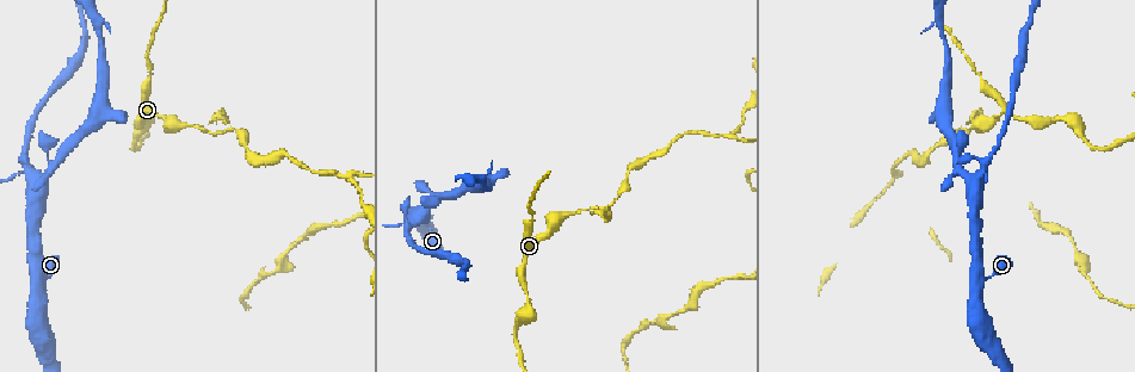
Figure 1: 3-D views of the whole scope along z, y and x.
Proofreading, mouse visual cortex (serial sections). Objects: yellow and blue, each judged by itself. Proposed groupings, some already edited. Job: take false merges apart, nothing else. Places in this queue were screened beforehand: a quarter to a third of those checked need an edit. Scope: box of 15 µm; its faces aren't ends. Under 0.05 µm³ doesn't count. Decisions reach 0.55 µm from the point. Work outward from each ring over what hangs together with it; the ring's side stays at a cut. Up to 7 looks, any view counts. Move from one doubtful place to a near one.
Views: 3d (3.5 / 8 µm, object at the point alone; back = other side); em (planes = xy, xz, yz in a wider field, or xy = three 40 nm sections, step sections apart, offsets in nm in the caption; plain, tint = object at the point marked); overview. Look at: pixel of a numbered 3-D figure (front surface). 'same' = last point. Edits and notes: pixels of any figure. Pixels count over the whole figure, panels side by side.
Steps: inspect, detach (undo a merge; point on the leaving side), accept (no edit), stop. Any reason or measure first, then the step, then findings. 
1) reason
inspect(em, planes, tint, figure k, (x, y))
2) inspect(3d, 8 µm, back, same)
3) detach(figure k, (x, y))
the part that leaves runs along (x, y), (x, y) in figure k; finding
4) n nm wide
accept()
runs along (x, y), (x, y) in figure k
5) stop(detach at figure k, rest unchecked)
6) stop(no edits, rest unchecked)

sudden change in width
inspect(3d, 8 µm, figure 1, (956, 129))

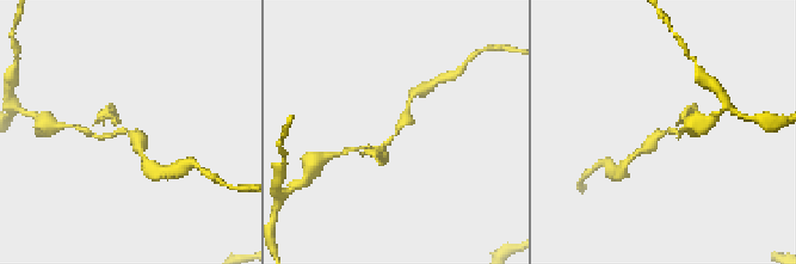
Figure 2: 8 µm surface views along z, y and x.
zoom in
inspect(3d, 3.5 µm, figure 2, (128, 130))

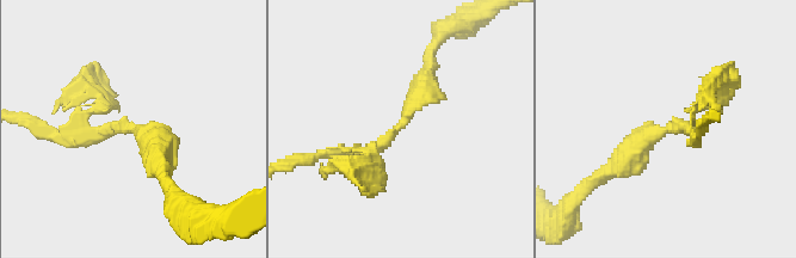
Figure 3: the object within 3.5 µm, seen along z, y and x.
accept()
all the same cell

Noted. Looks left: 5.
side arm on a straight run
inspect(3d, 8 µm, figure 1, (895, 177))

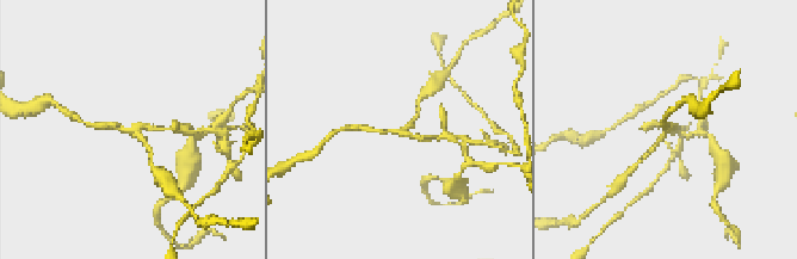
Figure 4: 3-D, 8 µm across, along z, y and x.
inspect(3d, 3.5 µm, figure 4, (130, 132))

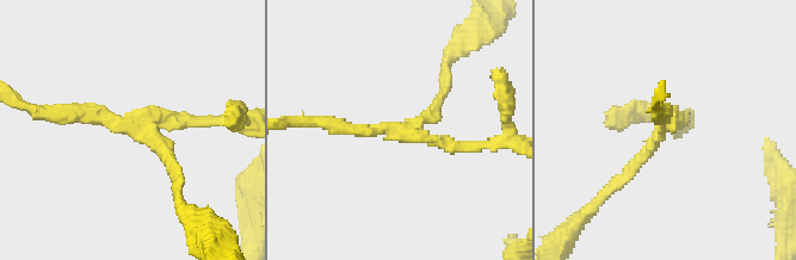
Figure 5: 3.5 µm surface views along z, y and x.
3 arms; arms of 150, 150, 200 nm
inspect(em, xy, step 5, tint, figure 5, (663, 125))

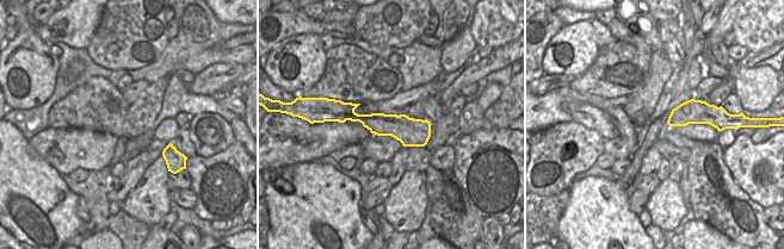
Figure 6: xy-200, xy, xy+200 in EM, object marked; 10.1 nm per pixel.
detach(figure 5, (458, 144))
the part that leaves runs along (405, 135), (486, 144) in figure 5; two cells meet here

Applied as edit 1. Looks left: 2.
stop(detach at figure 5, rest unchecked)

